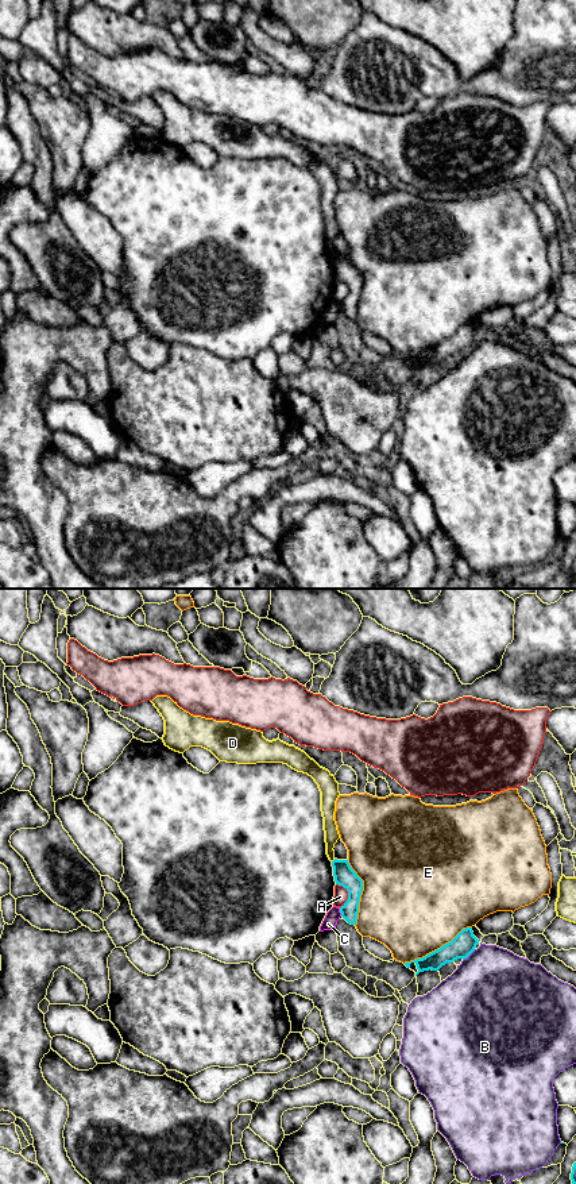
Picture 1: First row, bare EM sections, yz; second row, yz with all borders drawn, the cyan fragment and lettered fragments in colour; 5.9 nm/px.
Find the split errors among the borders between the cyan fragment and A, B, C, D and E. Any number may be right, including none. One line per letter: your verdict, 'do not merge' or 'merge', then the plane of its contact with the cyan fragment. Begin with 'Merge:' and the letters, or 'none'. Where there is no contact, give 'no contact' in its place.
Merge: none
A: do not merge; meets cyan in yz
B: do not merge; meets cyan in yz
C: do not merge; meets cyan in yz
D: do not merge; meets cyan in yz
E: do not merge; meets cyan in yz

